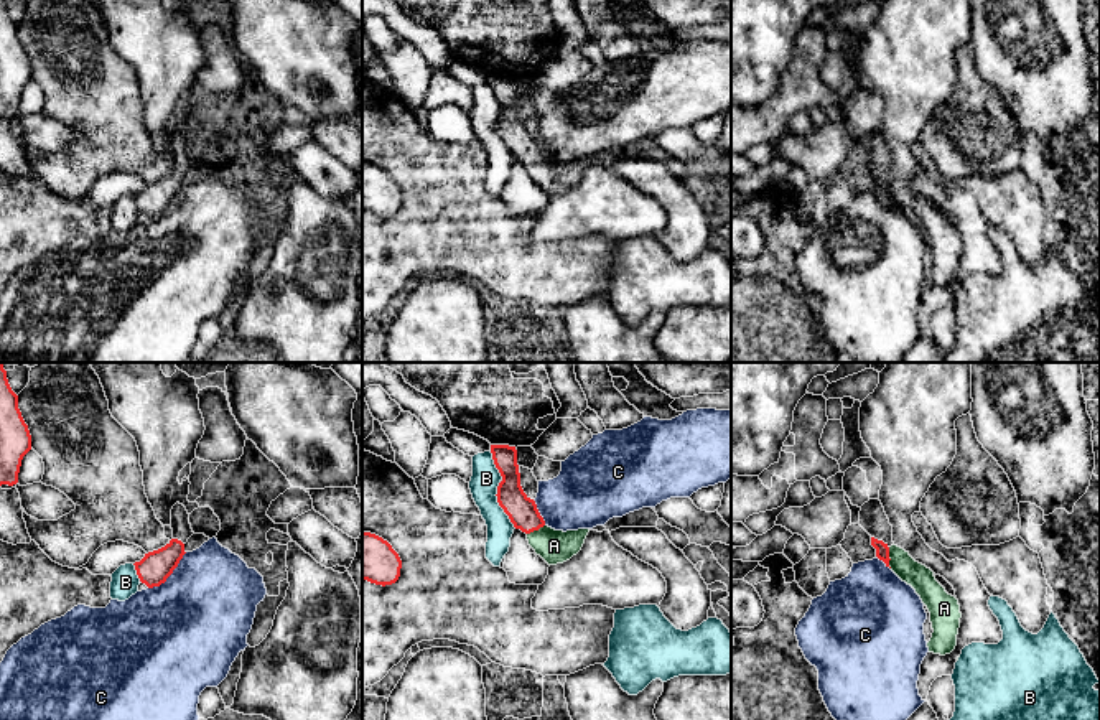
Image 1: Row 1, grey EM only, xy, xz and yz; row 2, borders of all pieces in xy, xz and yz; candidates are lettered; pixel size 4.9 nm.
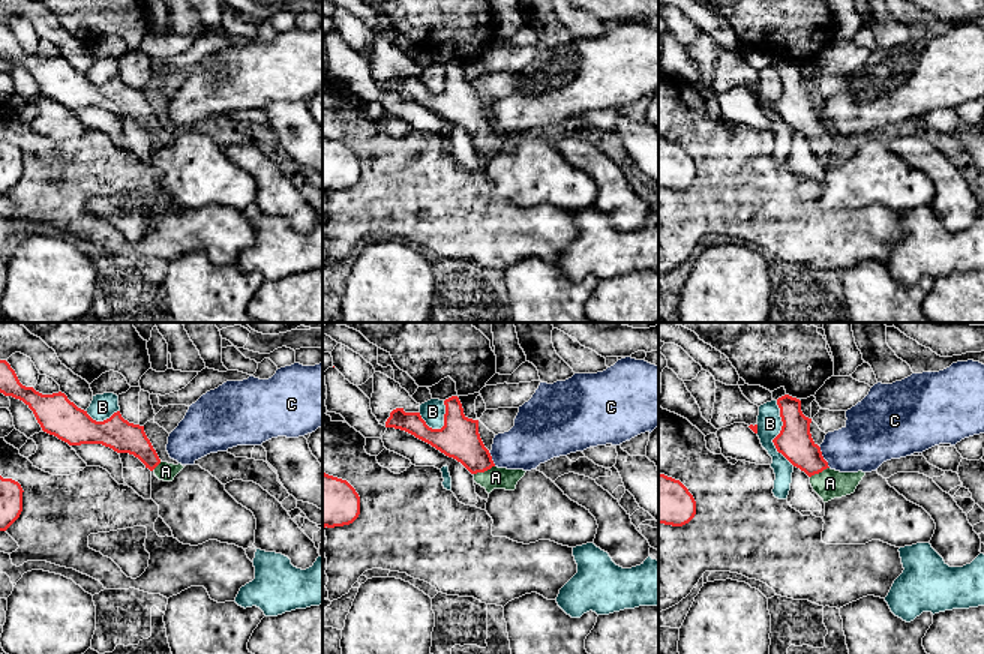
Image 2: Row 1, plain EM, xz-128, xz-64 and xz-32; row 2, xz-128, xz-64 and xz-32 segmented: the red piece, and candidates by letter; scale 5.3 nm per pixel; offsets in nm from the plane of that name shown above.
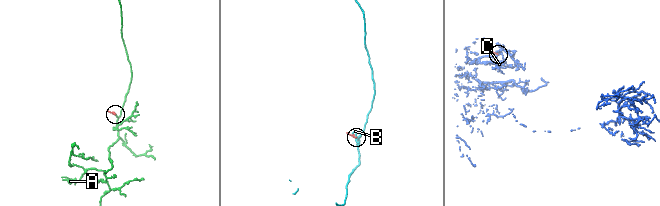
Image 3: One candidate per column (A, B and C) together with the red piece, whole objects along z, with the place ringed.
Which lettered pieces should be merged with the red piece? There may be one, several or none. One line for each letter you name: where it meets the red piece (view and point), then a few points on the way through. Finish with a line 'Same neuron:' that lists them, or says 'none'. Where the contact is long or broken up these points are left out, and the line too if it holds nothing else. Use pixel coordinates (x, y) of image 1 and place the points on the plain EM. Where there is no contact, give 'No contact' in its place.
A: Touches red at yz (888, 188). Path across: yz (881, 180), (888, 188), (898, 190), (919, 208)
Same neuron: A

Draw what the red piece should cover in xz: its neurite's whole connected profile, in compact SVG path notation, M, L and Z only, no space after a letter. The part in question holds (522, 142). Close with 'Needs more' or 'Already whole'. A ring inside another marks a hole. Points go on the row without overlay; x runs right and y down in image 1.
M491 76L491 84L502 112L497 117L497 133L515 160L527 165L529 176L548 196L557 196L576 186L590 160L555 161L540 147L537 135L520 117L517 81L509 76Z. Needs more

